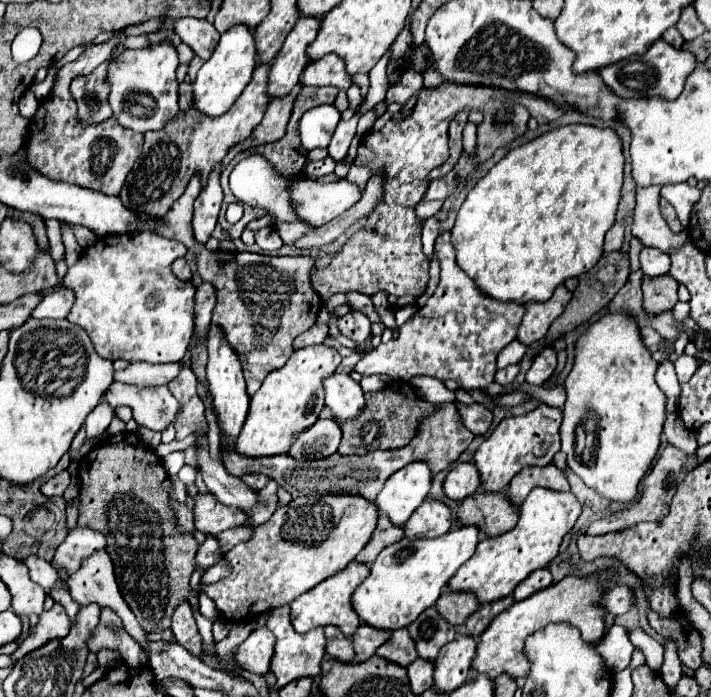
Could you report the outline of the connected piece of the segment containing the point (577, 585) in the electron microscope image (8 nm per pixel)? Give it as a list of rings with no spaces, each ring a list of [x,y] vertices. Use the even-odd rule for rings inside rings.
[[[601,573],[601,583],[581,581],[579,577],[565,577],[565,581],[559,581],[519,603],[513,603],[509,609],[499,613],[481,633],[477,641],[477,655],[471,665],[475,673],[471,673],[469,679],[473,681],[479,673],[485,673],[489,679],[495,679],[501,673],[507,673],[513,679],[525,677],[529,673],[529,661],[523,655],[523,643],[527,635],[535,633],[541,627],[547,627],[549,623],[569,623],[581,631],[581,637],[585,641],[597,643],[605,631],[605,611],[601,611],[601,605],[597,605],[597,597],[601,597],[601,589],[605,589],[607,583],[609,573]]]

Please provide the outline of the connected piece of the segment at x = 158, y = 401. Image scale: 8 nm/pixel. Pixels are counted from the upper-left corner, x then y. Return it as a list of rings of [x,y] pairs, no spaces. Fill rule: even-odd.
[[[113,383],[105,393],[105,401],[115,409],[119,405],[129,405],[133,409],[133,419],[137,425],[151,431],[163,431],[175,423],[181,403],[163,387],[135,387],[125,383]]]

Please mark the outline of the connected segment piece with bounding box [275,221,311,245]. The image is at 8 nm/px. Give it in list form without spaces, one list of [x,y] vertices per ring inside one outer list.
[[[291,221],[291,223],[277,223],[277,225],[275,225],[275,229],[277,229],[277,233],[279,233],[281,241],[283,241],[285,245],[289,245],[289,243],[291,243],[291,241],[295,241],[297,237],[301,237],[301,233],[309,231],[311,227],[301,225],[299,221]]]

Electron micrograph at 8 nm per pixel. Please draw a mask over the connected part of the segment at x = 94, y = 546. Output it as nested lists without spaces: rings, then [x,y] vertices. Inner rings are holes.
[[[75,527],[67,533],[65,541],[59,545],[53,567],[55,569],[67,569],[67,573],[75,573],[79,569],[79,561],[95,553],[97,549],[105,547],[105,537],[99,531],[91,531],[87,527]]]

